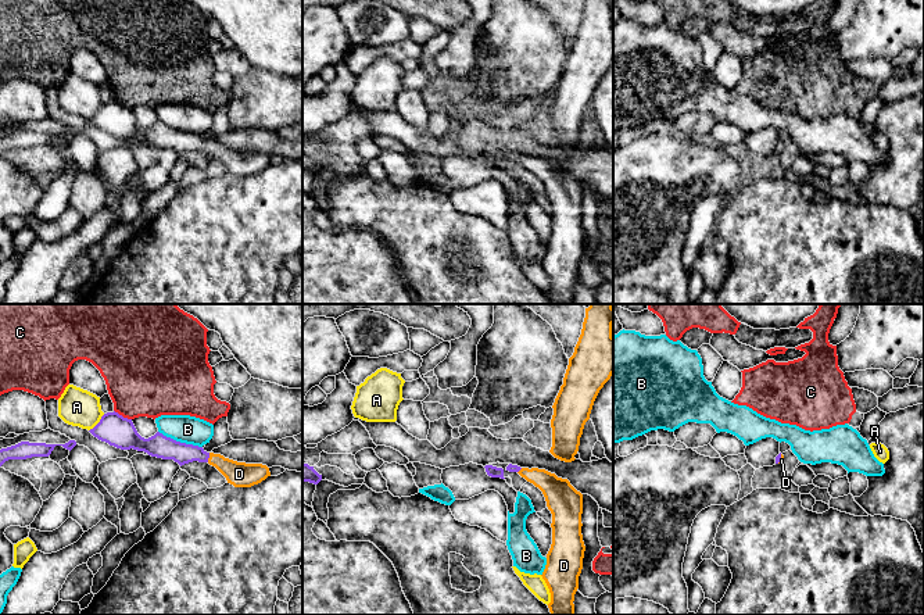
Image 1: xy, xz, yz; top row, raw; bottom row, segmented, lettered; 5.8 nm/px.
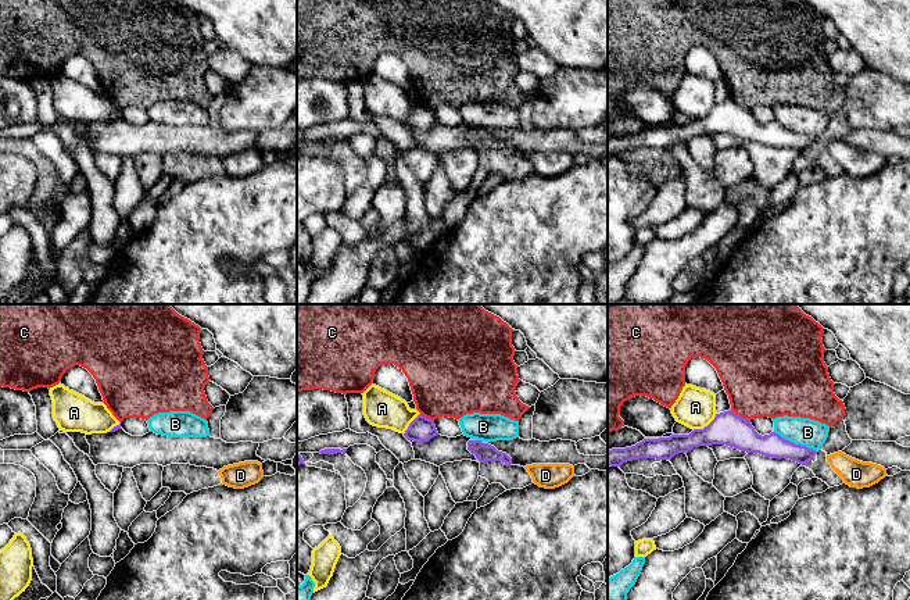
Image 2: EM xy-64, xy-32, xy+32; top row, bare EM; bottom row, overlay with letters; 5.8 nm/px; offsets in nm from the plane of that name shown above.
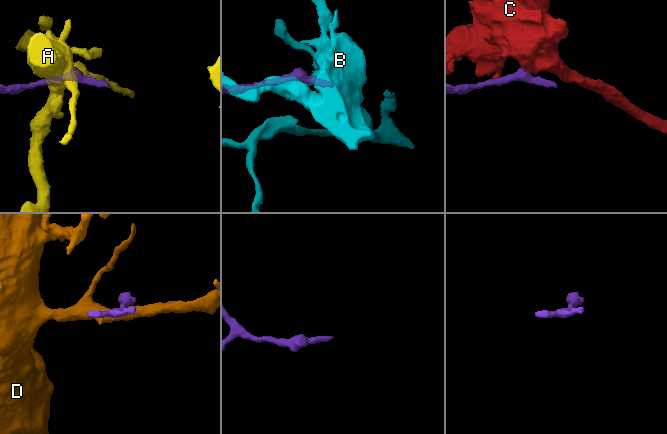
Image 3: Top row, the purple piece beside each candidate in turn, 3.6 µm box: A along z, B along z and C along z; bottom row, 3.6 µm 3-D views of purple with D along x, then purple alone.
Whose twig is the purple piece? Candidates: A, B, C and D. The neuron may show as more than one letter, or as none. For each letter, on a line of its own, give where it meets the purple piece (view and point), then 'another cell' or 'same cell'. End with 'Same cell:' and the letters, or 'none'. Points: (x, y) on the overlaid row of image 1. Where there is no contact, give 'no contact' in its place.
A: contact xy (99, 422); another cell
B: contact xy (179, 442); another cell
C: contact xy (121, 415); another cell
D: contact xy (208, 457); same cell
Same cell: D

